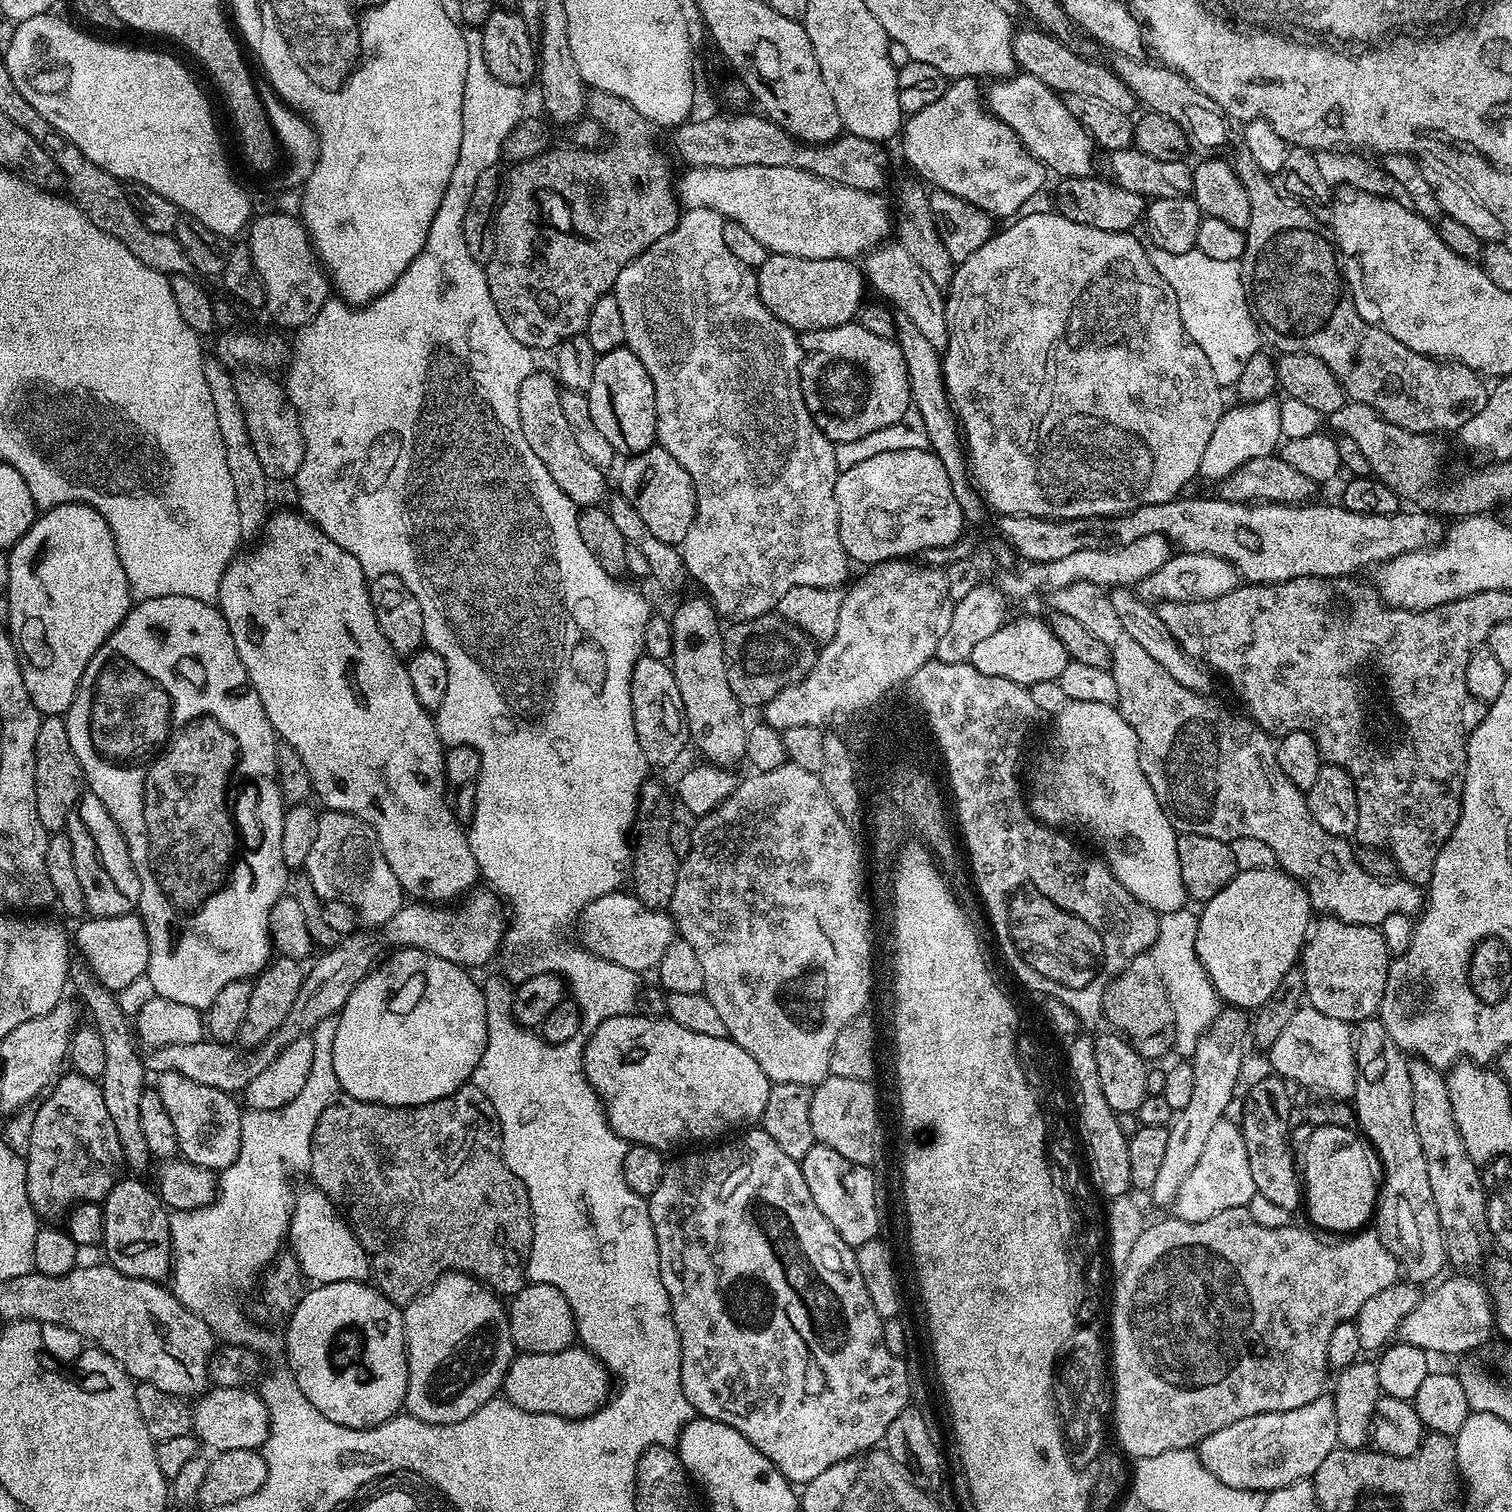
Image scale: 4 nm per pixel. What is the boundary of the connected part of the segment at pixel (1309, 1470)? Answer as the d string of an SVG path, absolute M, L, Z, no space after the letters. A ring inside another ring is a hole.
M1325 1394L1314 1402L1306 1402L1306 1406L1298 1406L1298 1410L1254 1414L1250 1418L1230 1422L1230 1426L1222 1426L1222 1430L1204 1439L1198 1446L1198 1455L1202 1466L1206 1466L1206 1470L1210 1470L1226 1486L1267 1494L1276 1488L1290 1486L1294 1482L1315 1476L1326 1454L1330 1454L1337 1446L1334 1402L1331 1395Z

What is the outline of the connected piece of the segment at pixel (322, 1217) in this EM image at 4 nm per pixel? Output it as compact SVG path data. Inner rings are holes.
M307 1187L295 1193L286 1237L287 1243L292 1243L290 1252L300 1264L301 1273L317 1285L347 1280L367 1281L370 1276L368 1256L348 1221L338 1214L336 1205L329 1202L320 1188Z

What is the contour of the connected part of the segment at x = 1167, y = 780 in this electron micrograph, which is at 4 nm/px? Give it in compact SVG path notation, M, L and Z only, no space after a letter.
M1074 582L1050 593L1050 608L1052 612L1070 614L1070 618L1086 626L1086 630L1093 632L1102 646L1108 648L1110 670L1118 686L1116 707L1122 718L1130 722L1130 730L1138 734L1142 774L1146 774L1150 790L1158 794L1158 802L1177 833L1206 834L1206 838L1229 842L1234 838L1258 838L1266 842L1266 846L1274 850L1277 865L1303 884L1313 909L1342 922L1378 926L1390 918L1390 914L1401 912L1412 916L1419 913L1422 892L1417 885L1403 878L1379 880L1376 876L1366 874L1366 870L1358 866L1353 845L1348 845L1349 841L1345 837L1330 834L1322 830L1318 822L1314 822L1307 806L1305 789L1294 786L1294 782L1282 774L1282 766L1278 766L1273 737L1247 719L1239 720L1228 712L1219 712L1215 702L1207 700L1207 695L1186 689L1170 678L1170 674L1130 638L1129 631L1122 626L1117 611L1111 606L1108 595L1097 584Z

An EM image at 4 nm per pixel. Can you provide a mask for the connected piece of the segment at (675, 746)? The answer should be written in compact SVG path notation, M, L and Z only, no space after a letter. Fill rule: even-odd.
M641 655L632 671L632 709L638 746L642 746L642 754L648 759L649 765L656 767L657 764L658 767L664 768L683 754L684 747L689 747L686 710L682 694L678 694L678 682L668 660Z

